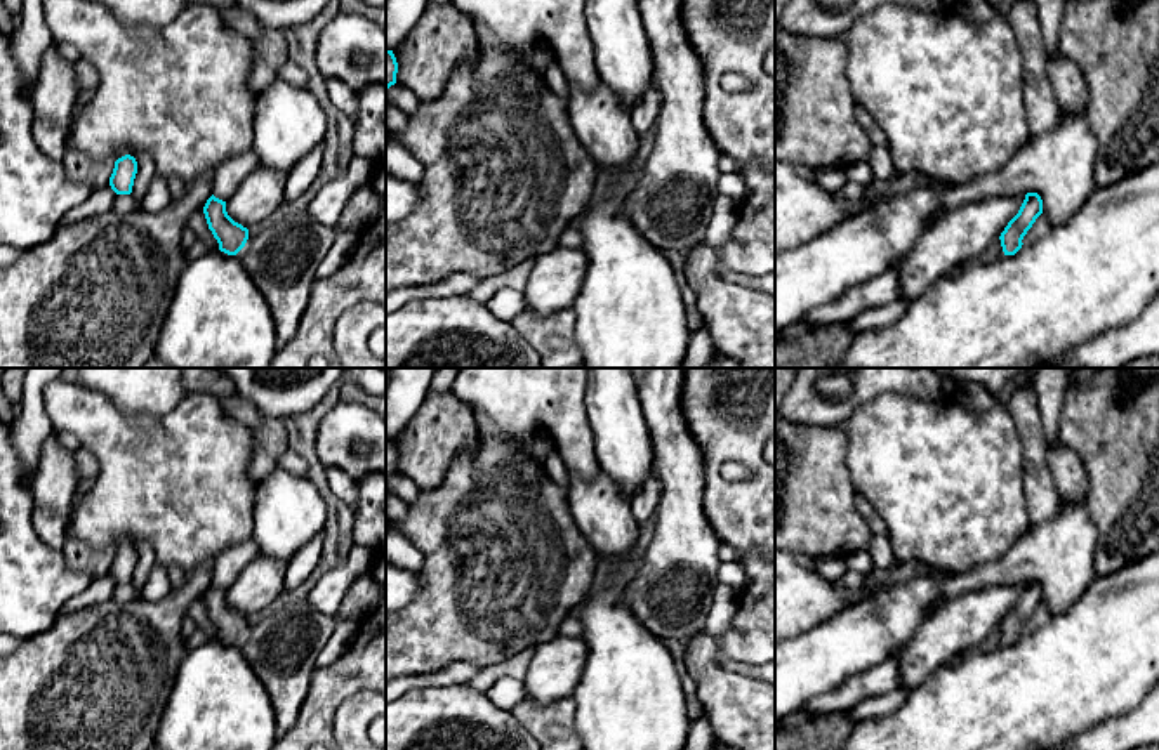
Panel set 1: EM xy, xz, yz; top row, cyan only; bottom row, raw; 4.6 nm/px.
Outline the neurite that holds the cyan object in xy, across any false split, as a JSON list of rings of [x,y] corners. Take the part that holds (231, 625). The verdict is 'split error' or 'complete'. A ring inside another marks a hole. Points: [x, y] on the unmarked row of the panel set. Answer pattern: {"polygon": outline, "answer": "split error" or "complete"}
{"polygon": [[[214,583],[203,602],[219,639],[235,644],[266,688],[278,736],[299,717],[316,660],[334,632],[339,615],[325,615],[308,601],[287,604],[250,623],[226,601],[226,590]]], "answer": "split error"}

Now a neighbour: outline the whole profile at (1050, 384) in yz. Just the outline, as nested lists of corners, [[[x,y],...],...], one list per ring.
[[[928,368],[952,380],[971,380],[982,384],[990,394],[999,394],[1022,382],[1037,394],[1043,429],[1048,444],[1060,439],[1060,410],[1065,401],[1067,385],[1074,368]]]

